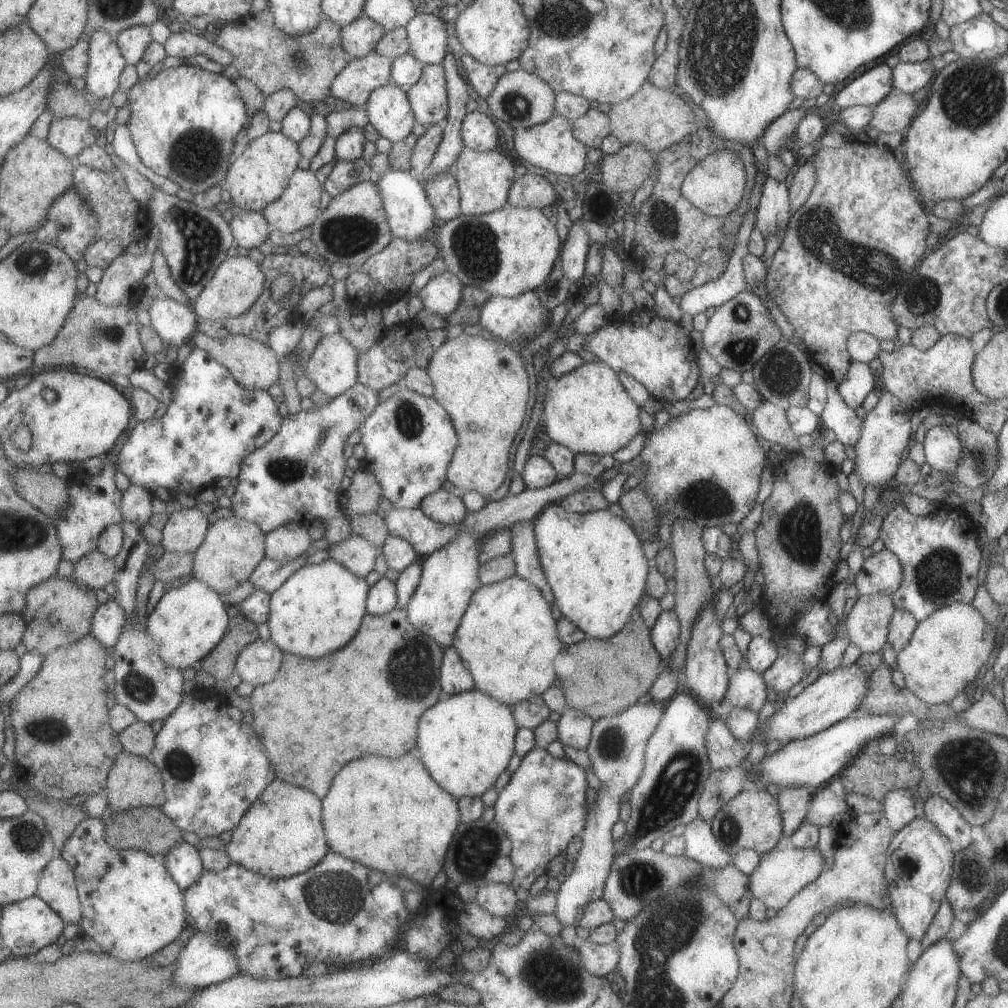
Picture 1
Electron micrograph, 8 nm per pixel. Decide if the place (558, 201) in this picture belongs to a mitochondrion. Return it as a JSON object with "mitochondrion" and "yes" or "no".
{"mitochondrion":"no"}

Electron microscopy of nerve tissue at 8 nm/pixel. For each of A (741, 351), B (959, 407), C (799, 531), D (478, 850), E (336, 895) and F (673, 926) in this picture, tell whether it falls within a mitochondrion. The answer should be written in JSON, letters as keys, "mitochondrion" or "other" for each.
{"A":"mitochondrion","B":"other","C":"mitochondrion","D":"mitochondrion","E":"mitochondrion","F":"mitochondrion"}

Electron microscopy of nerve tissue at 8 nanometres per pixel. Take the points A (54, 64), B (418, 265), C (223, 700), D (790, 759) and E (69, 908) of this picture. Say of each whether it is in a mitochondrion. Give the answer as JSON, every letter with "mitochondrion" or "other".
{"A":"other","B":"other","C":"other","D":"other","E":"other"}

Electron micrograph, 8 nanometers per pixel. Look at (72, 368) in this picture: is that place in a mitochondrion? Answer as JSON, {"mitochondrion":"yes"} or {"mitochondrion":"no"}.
{"mitochondrion":"no"}

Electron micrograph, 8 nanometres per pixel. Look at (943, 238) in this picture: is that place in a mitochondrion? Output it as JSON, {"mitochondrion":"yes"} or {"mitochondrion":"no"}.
{"mitochondrion":"no"}

